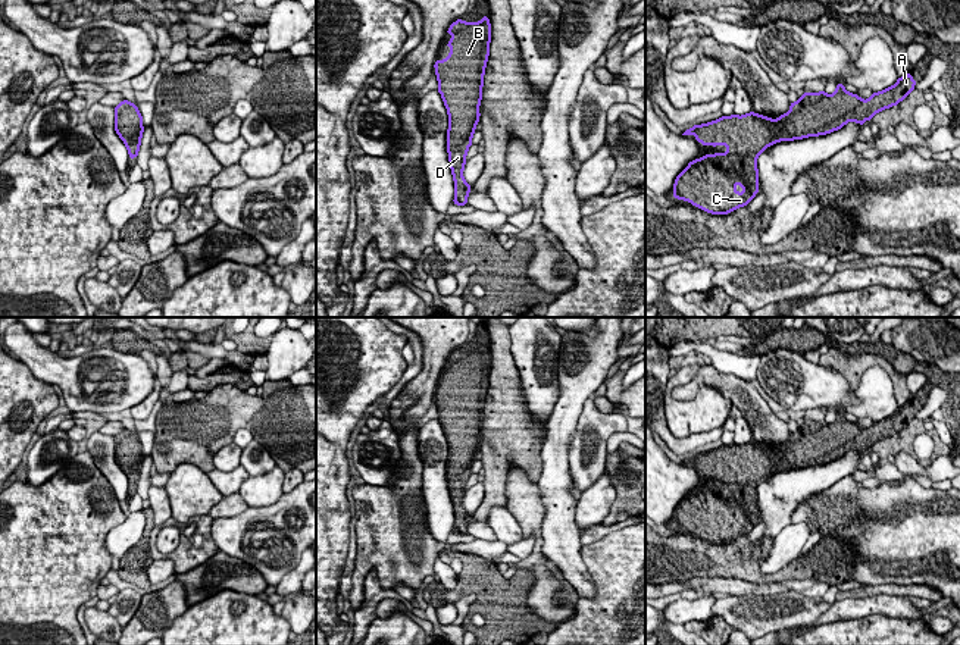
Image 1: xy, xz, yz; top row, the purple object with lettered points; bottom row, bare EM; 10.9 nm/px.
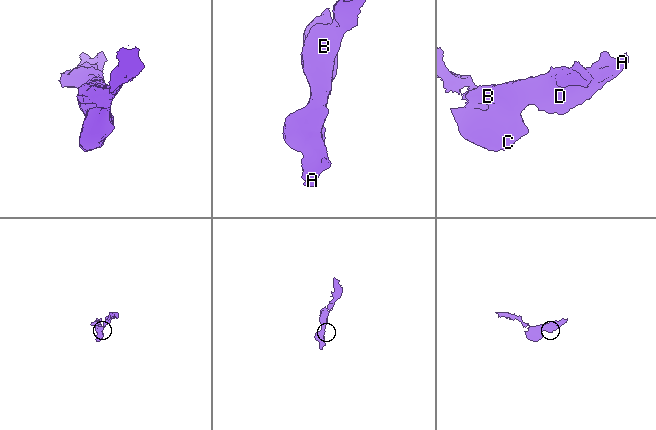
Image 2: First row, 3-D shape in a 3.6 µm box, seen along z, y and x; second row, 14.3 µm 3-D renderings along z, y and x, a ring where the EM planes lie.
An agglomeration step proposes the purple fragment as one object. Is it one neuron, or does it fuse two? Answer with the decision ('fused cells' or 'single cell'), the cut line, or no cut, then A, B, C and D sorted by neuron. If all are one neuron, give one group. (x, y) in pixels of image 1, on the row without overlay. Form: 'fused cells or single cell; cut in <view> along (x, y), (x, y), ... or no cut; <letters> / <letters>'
single cell; no cut; A B C D

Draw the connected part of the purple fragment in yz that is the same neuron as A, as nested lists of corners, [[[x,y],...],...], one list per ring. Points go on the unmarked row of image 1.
[[[910,401],[867,429],[837,413],[834,423],[804,422],[778,448],[750,441],[694,454],[682,464],[695,464],[701,475],[726,475],[726,482],[706,483],[676,505],[673,526],[712,544],[728,544],[759,523],[757,486],[772,473],[826,464],[850,450],[863,455],[885,438],[903,430],[916,414]]]

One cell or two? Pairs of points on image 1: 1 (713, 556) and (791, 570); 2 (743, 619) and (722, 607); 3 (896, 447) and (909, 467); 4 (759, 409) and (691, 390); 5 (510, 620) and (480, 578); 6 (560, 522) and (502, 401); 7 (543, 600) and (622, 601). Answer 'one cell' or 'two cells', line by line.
1: one cell
2: one cell
3: two cells
4: one cell
5: one cell
6: two cells
7: two cells

